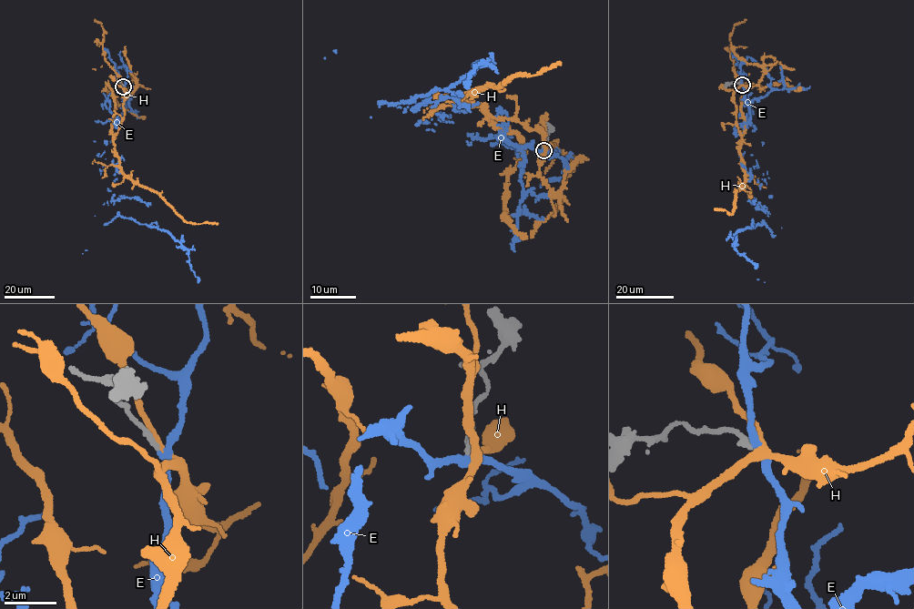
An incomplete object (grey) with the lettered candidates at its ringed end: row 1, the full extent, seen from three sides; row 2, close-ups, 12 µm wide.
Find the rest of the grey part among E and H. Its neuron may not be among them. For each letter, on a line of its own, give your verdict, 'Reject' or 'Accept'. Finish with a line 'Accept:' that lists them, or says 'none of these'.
E: Accept
H: Reject
Accept: E

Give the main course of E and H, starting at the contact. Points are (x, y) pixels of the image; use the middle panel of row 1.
E: (543, 150), (503, 137), (507, 118), (499, 109), (468, 101), (443, 116), (411, 98), (487, 63), (465, 82)
H: (543, 150), (541, 130), (496, 117), (462, 98), (471, 89), (488, 84), (495, 88), (512, 76), (560, 63)

